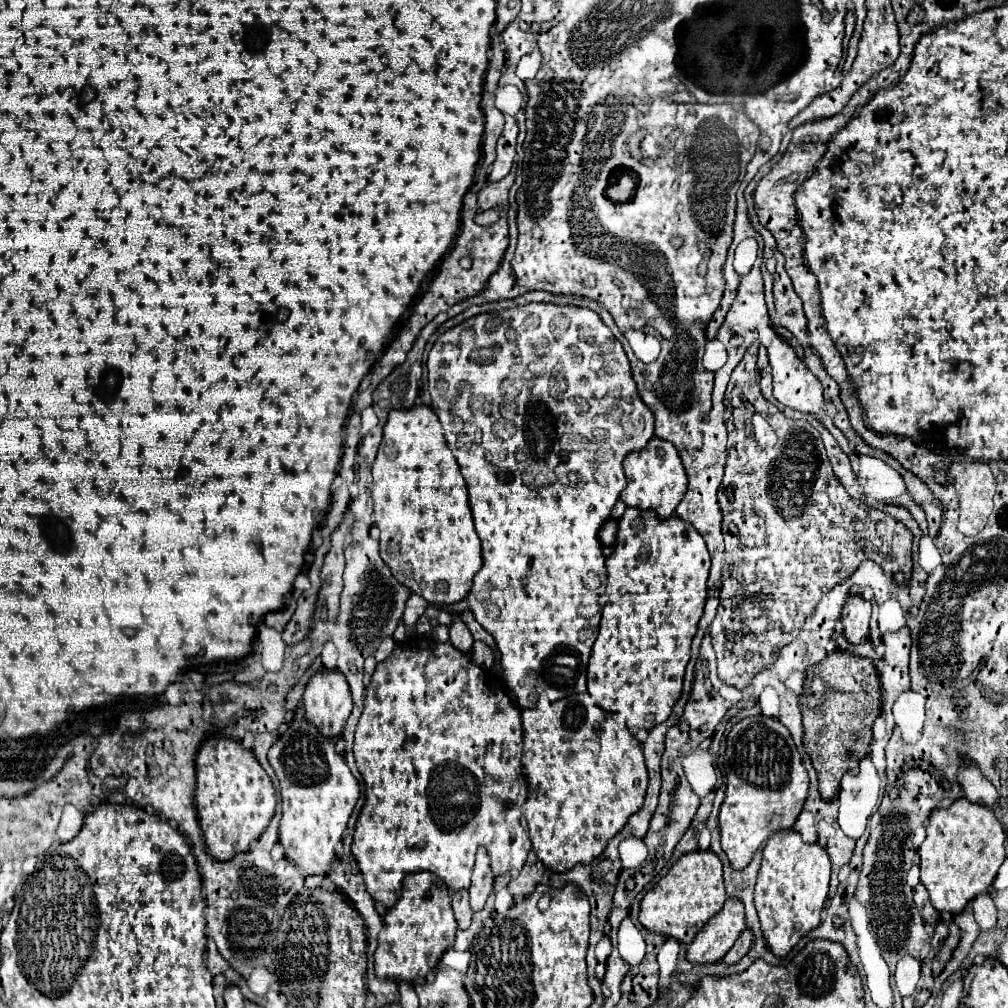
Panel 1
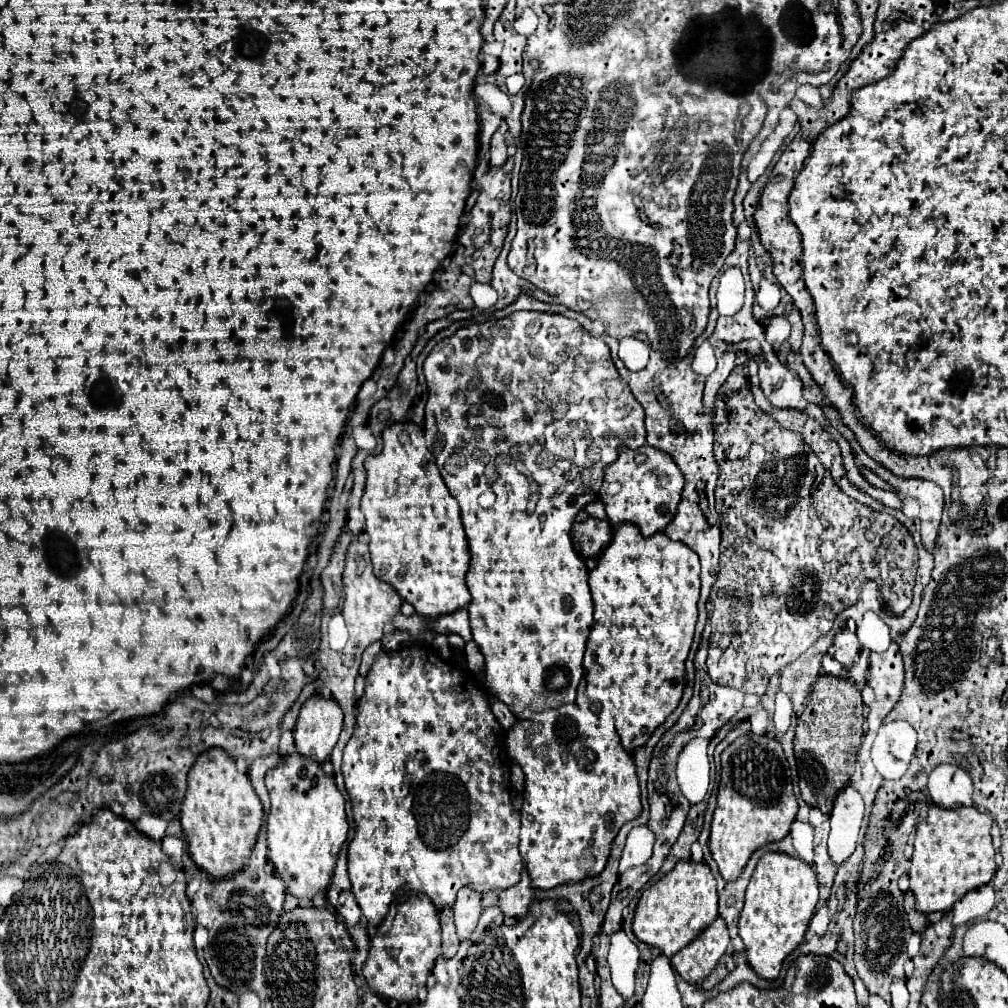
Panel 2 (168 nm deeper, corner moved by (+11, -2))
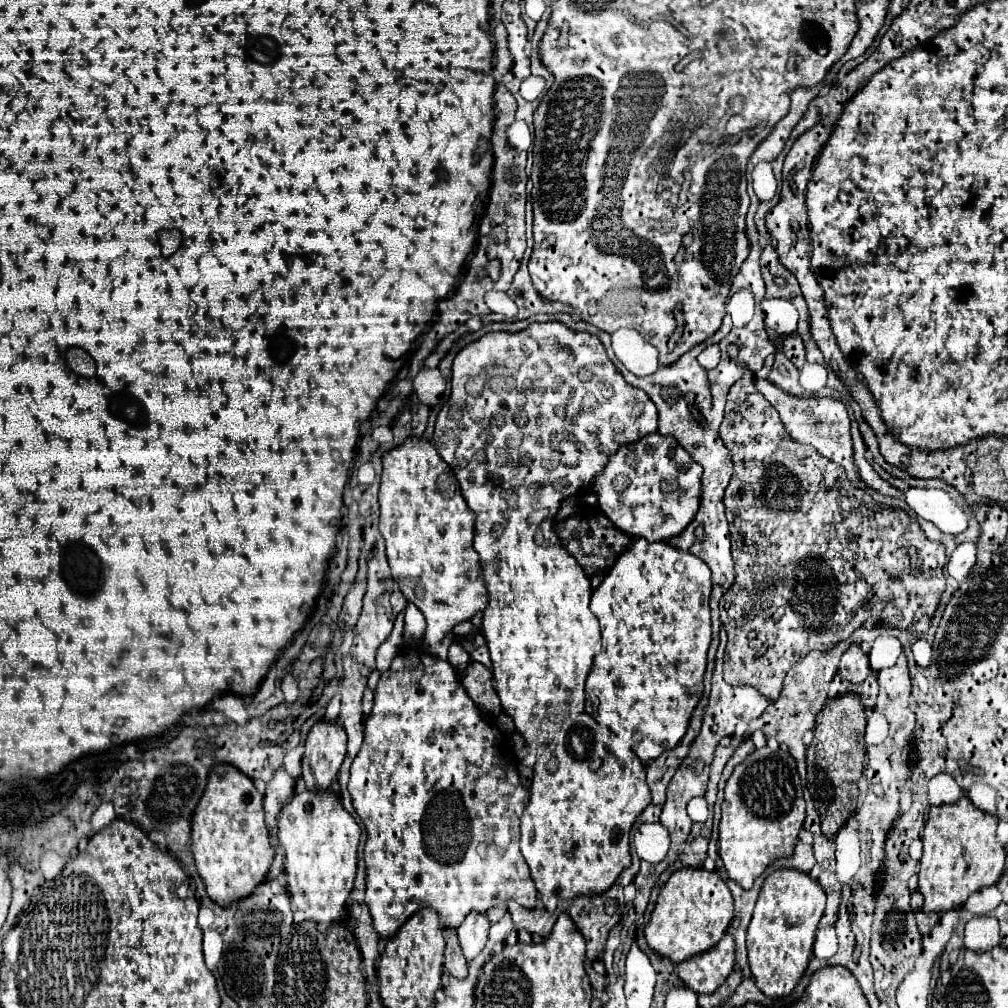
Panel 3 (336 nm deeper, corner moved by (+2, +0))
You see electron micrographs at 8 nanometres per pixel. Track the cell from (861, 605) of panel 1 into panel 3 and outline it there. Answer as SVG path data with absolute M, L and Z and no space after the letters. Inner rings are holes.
M851 644L845 650L845 654L841 656L839 674L841 674L841 678L847 678L849 682L855 682L855 684L863 682L871 674L869 658L859 644Z

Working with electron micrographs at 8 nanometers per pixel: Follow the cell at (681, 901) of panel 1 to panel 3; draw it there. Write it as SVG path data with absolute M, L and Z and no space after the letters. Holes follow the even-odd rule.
M681 868L675 874L671 874L671 878L663 884L653 914L645 926L645 938L655 952L679 964L681 960L687 960L697 952L705 952L713 948L721 940L731 918L733 918L733 898L727 884L721 880L721 876L717 872L707 872L705 868Z

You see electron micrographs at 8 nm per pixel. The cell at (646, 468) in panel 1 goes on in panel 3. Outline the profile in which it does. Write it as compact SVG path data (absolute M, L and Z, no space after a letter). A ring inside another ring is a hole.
M651 434L635 444L625 444L613 454L603 474L593 482L599 508L629 536L653 542L681 534L693 520L701 496L701 466L681 448L673 436Z

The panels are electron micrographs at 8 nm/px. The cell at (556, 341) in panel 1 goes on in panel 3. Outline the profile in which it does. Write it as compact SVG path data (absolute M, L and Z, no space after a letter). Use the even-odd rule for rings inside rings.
M557 320L531 322L525 330L519 330L519 332L491 332L491 334L481 336L479 340L467 344L461 352L457 352L453 366L451 366L451 374L453 374L451 376L451 396L437 416L433 444L439 452L439 456L449 464L455 478L459 480L465 502L469 504L469 508L475 514L473 548L481 558L483 580L485 580L485 588L487 588L487 596L489 596L489 604L483 610L481 626L477 628L471 622L461 622L453 628L453 633L456 636L475 636L475 634L485 636L487 648L491 654L491 662L493 662L493 678L495 678L497 696L501 698L505 712L515 720L515 728L523 734L529 752L537 756L541 746L547 744L551 740L553 732L557 732L561 728L561 722L567 718L567 714L583 712L583 708L585 708L585 680L587 680L587 674L593 666L595 654L601 650L599 622L589 610L589 600L593 594L589 576L585 576L585 570L577 564L577 560L573 560L573 556L569 556L567 548L561 546L561 538L555 532L555 514L565 498L589 492L593 480L605 470L609 456L613 456L613 452L617 452L617 448L621 448L625 444L633 444L633 442L641 440L643 436L657 432L659 416L657 416L657 408L651 402L651 398L643 390L633 388L631 384L625 382L621 372L609 360L599 336L589 334L589 332L571 330L569 326L565 326L563 322L557 322Z

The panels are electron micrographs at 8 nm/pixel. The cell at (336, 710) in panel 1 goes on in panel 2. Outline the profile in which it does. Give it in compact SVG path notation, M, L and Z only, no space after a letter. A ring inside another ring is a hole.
M312 696L302 706L294 728L296 752L300 756L312 758L318 764L324 764L338 742L340 730L342 730L340 706L336 706L332 698L326 700L320 696Z

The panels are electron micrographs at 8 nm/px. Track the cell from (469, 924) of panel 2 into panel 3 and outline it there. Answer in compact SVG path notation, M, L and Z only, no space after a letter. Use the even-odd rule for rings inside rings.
M469 912L469 916L465 916L461 926L457 928L459 944L461 944L467 960L473 960L481 952L481 948L485 946L489 926L491 926L491 922L489 922L487 914Z

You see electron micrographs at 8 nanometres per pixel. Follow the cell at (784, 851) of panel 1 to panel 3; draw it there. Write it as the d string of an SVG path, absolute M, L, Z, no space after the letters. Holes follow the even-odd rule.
M779 868L761 886L751 924L747 928L747 952L751 974L759 990L771 998L787 996L803 976L813 954L815 930L825 910L825 892L819 880L795 868Z

